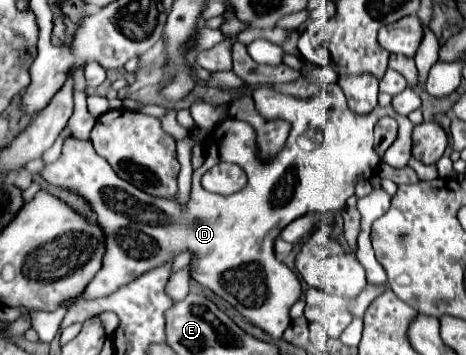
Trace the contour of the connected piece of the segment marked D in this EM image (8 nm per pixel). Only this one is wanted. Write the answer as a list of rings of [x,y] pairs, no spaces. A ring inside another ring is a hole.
[[[337,83],[323,87],[319,91],[319,95],[315,95],[311,99],[287,97],[287,95],[281,95],[273,89],[269,89],[269,87],[259,87],[257,91],[253,91],[251,97],[255,101],[259,115],[293,115],[293,119],[287,119],[291,123],[291,131],[289,131],[289,139],[287,139],[285,147],[279,151],[279,155],[273,161],[261,163],[257,159],[257,143],[255,143],[253,127],[249,123],[237,121],[237,119],[223,121],[217,129],[213,129],[205,137],[205,159],[207,161],[203,163],[203,167],[193,171],[191,197],[189,197],[187,207],[181,207],[177,203],[177,199],[159,199],[159,197],[151,197],[151,195],[139,191],[131,183],[117,177],[113,167],[93,151],[93,145],[89,141],[65,137],[61,157],[43,169],[43,181],[49,185],[69,189],[71,193],[83,197],[93,207],[93,211],[97,215],[97,225],[101,225],[101,231],[105,233],[105,257],[101,261],[101,269],[93,277],[93,281],[87,285],[85,293],[79,299],[105,297],[105,295],[113,293],[115,289],[119,289],[121,285],[133,281],[137,275],[143,275],[145,271],[169,261],[171,255],[179,255],[181,251],[189,249],[191,255],[195,255],[191,277],[197,283],[201,283],[203,287],[209,287],[213,293],[217,293],[219,297],[229,301],[237,309],[237,313],[241,313],[249,323],[253,323],[255,327],[265,331],[271,339],[281,339],[287,325],[291,323],[289,307],[301,297],[301,291],[303,291],[297,275],[273,257],[275,255],[273,253],[273,239],[279,237],[281,229],[285,225],[289,225],[291,221],[295,221],[297,217],[303,217],[307,213],[327,215],[327,213],[335,213],[339,209],[345,209],[345,201],[353,195],[357,181],[361,177],[369,177],[369,175],[377,173],[381,157],[373,149],[373,127],[385,115],[395,117],[399,123],[399,137],[383,155],[383,161],[387,165],[391,165],[391,167],[405,167],[407,165],[407,161],[411,159],[411,131],[413,131],[413,157],[425,165],[437,163],[447,147],[447,135],[435,121],[421,123],[413,129],[411,121],[407,117],[401,117],[399,113],[395,113],[393,107],[377,107],[367,115],[355,115],[353,111],[349,111],[345,95]],[[219,161],[231,161],[231,163],[239,165],[247,173],[247,179],[249,179],[247,187],[243,187],[241,191],[237,191],[233,195],[217,195],[217,193],[205,191],[201,187],[201,177],[207,169],[211,169]]]

